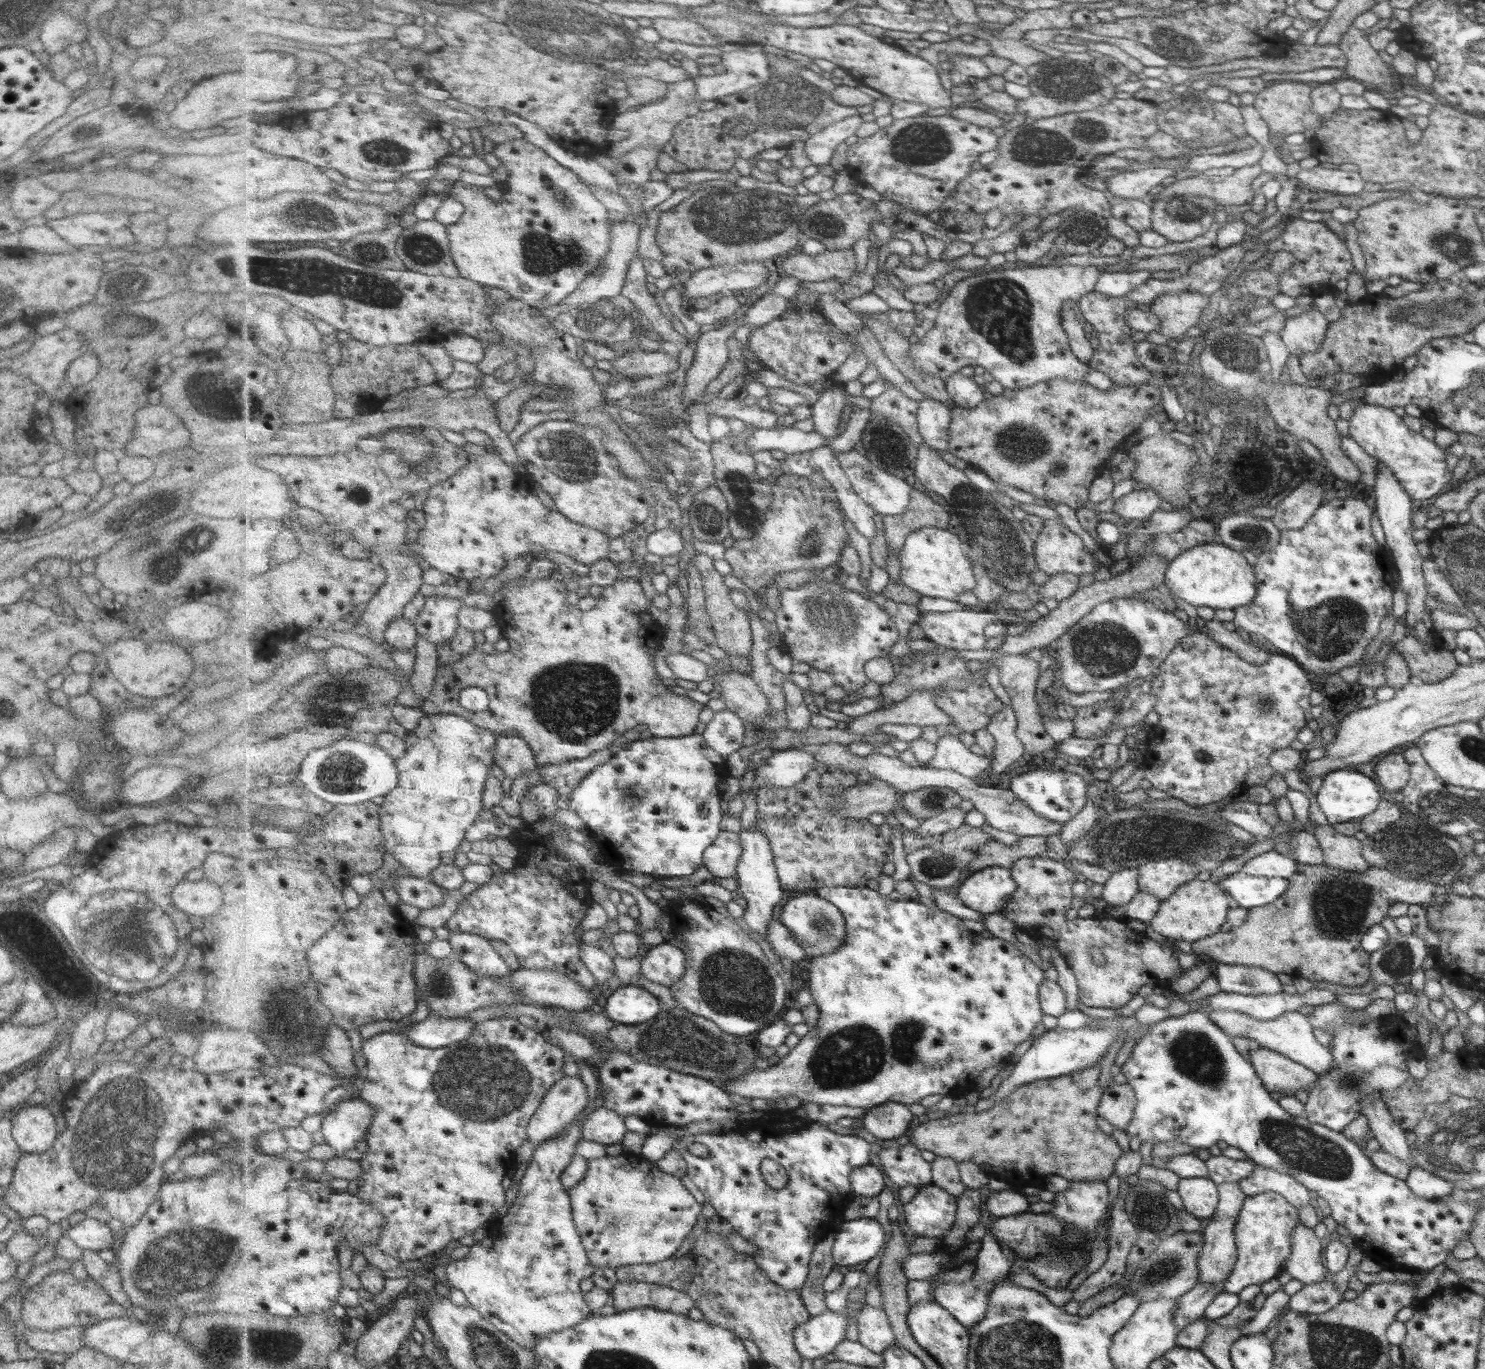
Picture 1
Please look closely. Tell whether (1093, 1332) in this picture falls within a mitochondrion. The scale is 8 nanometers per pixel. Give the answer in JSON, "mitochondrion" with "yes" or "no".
{"mitochondrion":"no"}

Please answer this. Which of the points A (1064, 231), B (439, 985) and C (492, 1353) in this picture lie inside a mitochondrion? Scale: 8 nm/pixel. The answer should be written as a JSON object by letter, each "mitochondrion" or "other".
{"A":"other","B":"mitochondrion","C":"mitochondrion"}

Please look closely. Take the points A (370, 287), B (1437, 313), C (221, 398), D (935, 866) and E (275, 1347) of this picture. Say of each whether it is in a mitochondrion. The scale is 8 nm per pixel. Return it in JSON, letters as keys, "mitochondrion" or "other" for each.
{"A":"mitochondrion","B":"mitochondrion","C":"mitochondrion","D":"mitochondrion","E":"mitochondrion"}

